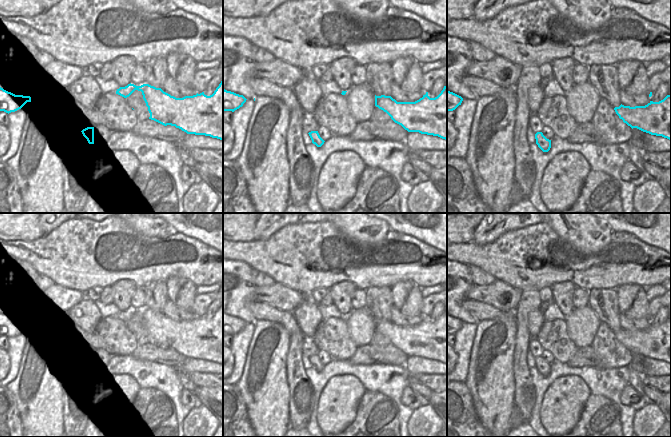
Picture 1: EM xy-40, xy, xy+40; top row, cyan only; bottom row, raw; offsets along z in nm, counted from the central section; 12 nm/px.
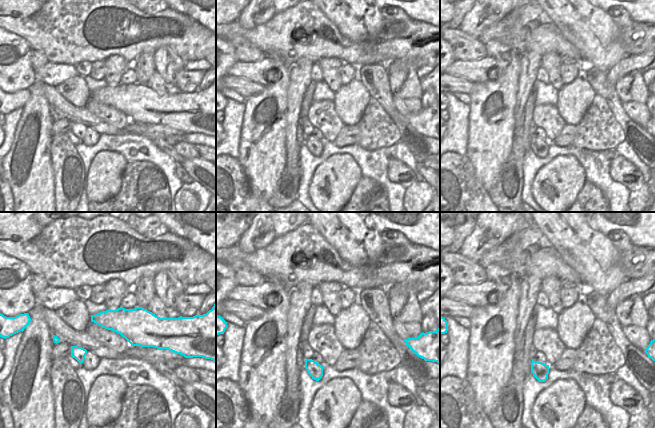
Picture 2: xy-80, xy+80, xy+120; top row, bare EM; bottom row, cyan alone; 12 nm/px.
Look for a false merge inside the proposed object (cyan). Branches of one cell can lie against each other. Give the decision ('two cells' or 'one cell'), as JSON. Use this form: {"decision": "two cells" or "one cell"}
{"decision": "one cell"}

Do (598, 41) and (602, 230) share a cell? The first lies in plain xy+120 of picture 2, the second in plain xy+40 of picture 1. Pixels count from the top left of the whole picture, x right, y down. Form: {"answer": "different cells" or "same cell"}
{"answer": "same cell"}

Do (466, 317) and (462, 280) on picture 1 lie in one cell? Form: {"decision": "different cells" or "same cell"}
{"decision": "same cell"}

